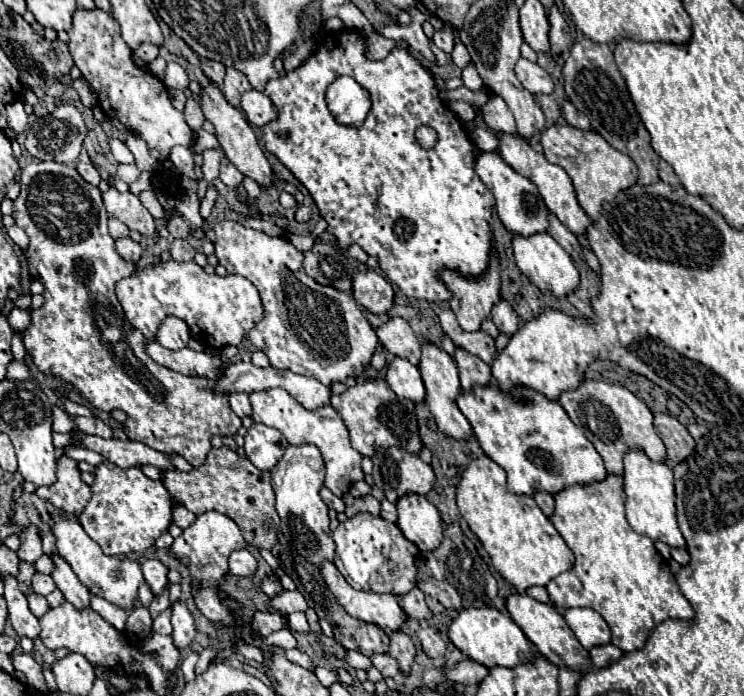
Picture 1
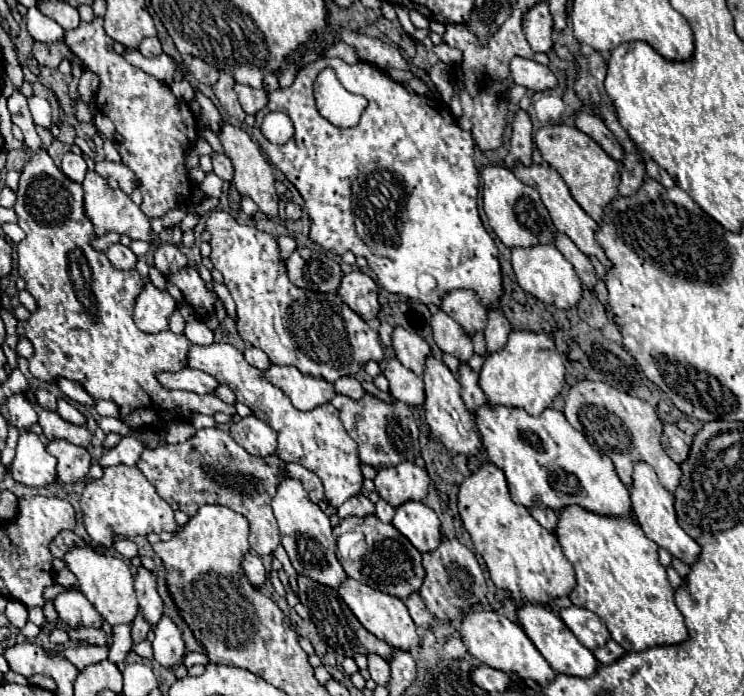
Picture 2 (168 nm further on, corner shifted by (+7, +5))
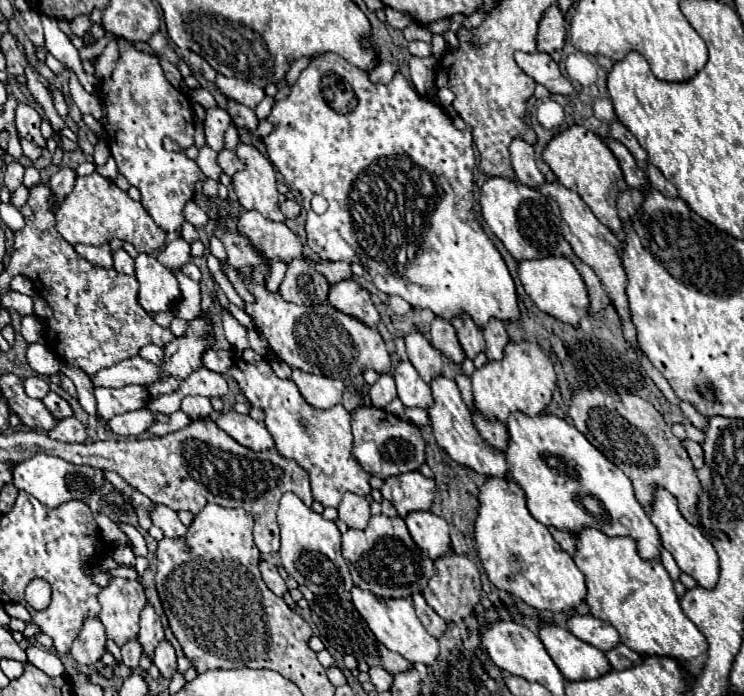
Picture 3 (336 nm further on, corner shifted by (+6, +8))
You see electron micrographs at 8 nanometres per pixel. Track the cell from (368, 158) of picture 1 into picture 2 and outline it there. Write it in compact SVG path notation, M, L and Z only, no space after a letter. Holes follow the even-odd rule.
M326 57L306 65L298 71L288 89L272 91L268 99L270 111L282 111L292 119L294 137L284 145L270 143L260 131L264 117L262 111L256 115L252 135L268 159L302 195L310 217L310 241L334 255L344 255L346 251L362 255L388 293L396 293L424 305L440 307L442 299L454 289L472 289L486 309L502 297L498 249L478 215L476 199L480 175L474 165L474 139L470 131L460 129L452 111L446 109L440 99L410 93L404 85L392 81L384 71L370 63L358 61L348 65L342 59ZM326 67L336 71L338 79L344 81L344 87L350 93L358 93L368 101L362 121L350 129L334 127L316 109L312 83Z

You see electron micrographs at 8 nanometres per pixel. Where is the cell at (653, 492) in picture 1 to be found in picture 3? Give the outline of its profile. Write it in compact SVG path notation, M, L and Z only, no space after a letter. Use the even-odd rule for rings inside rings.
M655 486L655 490L653 490L653 502L651 502L651 506L649 506L649 520L651 520L651 522L655 524L655 528L659 530L661 544L663 544L665 550L669 550L669 552L673 554L677 566L679 566L685 574L693 576L699 586L703 586L703 588L713 588L713 586L717 584L717 564L719 564L717 552L715 552L715 548L711 546L711 542L705 538L705 534L703 534L697 526L689 524L689 522L681 516L681 512L679 512L679 508L677 508L675 496L671 496L665 488Z

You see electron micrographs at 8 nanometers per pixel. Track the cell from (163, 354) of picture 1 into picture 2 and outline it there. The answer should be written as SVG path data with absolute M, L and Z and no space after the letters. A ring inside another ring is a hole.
M212 343L212 345L192 345L188 351L188 367L200 369L212 377L216 377L218 383L228 385L236 401L248 405L252 413L270 425L278 433L278 457L284 461L294 461L304 465L306 469L314 471L322 485L324 485L324 497L328 505L340 507L348 497L360 495L362 491L362 471L360 471L360 459L358 459L358 449L356 441L346 433L338 409L332 403L320 405L312 411L300 411L296 409L288 395L264 379L264 371L256 369L246 363L244 355L234 349L228 343Z

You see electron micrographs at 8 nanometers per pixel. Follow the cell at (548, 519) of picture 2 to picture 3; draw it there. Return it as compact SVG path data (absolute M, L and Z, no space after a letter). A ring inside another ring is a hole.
M549 528L549 532L551 532L551 536L559 542L559 546L561 546L565 552L569 552L569 554L575 552L575 536L573 536L571 532L563 532L563 530L559 530L559 528Z

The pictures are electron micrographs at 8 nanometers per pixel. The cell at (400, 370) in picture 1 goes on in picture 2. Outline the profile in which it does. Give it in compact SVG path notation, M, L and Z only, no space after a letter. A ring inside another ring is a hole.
M398 359L388 361L384 375L390 381L390 393L398 401L402 401L410 407L418 407L424 403L424 381L422 381L422 377L414 375Z

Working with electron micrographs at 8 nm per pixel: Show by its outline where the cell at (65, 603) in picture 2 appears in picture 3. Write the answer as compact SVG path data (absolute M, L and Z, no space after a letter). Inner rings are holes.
M87 618L71 646L71 656L79 664L95 664L105 654L105 640L107 636L99 618Z

